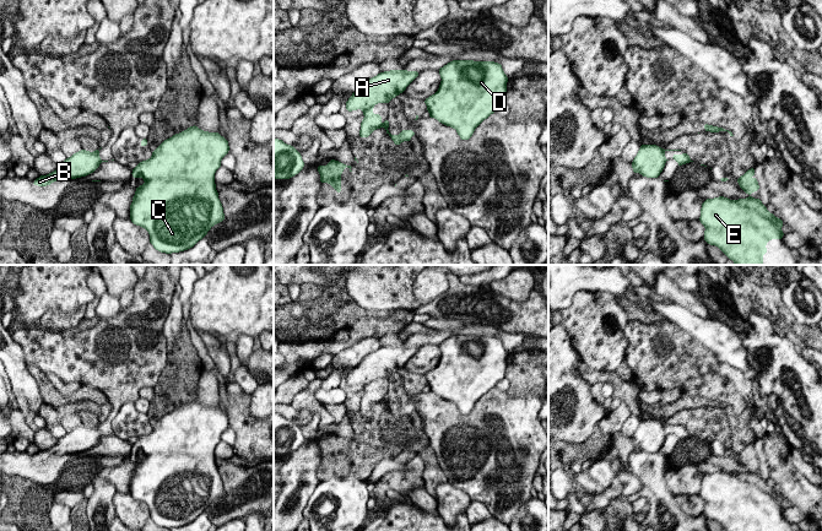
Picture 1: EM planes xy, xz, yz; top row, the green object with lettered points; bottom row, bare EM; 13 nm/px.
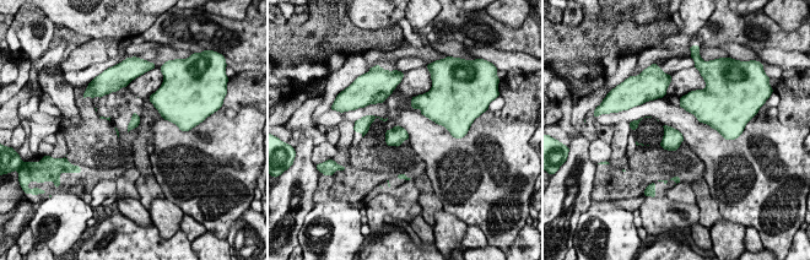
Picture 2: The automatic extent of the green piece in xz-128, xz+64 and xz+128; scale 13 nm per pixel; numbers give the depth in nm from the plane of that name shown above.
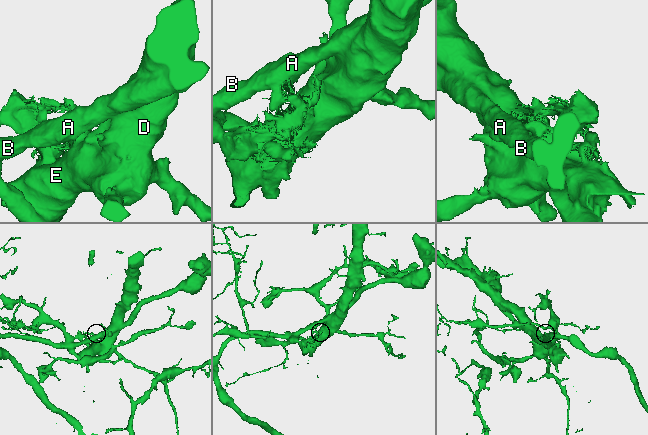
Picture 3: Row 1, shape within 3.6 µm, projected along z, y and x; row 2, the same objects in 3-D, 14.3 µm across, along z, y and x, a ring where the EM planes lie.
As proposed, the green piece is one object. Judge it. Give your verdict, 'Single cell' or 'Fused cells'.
Fused cells

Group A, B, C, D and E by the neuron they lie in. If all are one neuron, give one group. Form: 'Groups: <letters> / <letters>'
Groups: A B / C D E

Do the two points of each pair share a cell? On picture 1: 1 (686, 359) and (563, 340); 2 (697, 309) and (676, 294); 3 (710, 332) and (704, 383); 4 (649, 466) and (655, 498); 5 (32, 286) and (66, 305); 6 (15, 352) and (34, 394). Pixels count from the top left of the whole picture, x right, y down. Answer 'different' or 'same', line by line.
1: different
2: same
3: different
4: same
5: same
6: same

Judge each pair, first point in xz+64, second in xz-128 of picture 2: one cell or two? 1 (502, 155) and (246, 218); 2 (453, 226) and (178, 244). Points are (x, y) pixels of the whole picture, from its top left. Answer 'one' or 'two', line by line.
1: two
2: two

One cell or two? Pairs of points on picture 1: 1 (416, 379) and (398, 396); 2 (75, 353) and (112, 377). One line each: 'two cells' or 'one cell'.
1: one cell
2: one cell

